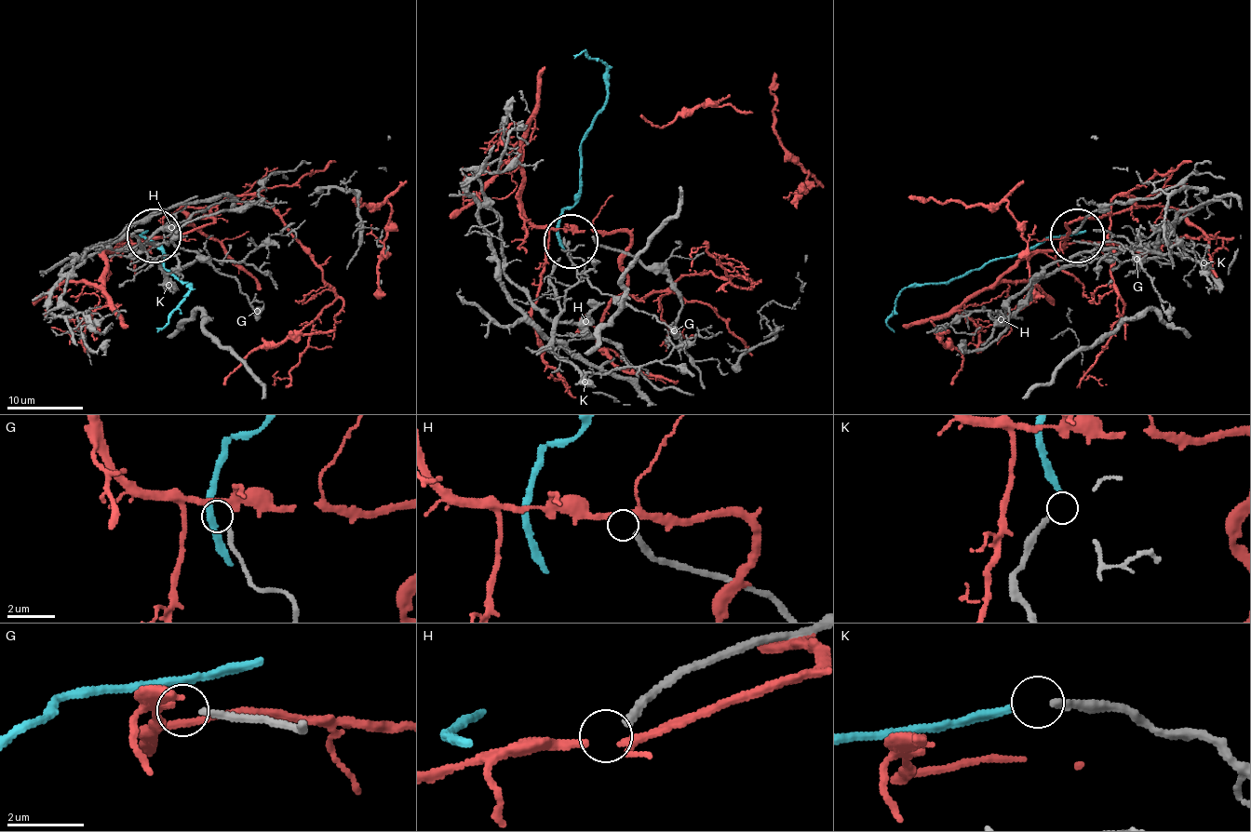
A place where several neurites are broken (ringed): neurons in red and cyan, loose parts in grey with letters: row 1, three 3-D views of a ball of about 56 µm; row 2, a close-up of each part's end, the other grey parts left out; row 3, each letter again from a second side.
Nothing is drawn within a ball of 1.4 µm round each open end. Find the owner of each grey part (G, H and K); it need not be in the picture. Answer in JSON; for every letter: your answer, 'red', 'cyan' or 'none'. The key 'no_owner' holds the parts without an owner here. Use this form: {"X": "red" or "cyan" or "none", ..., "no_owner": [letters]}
{"G": "none", "H": "none", "K": "cyan", "no_owner": ["G", "H"]}

